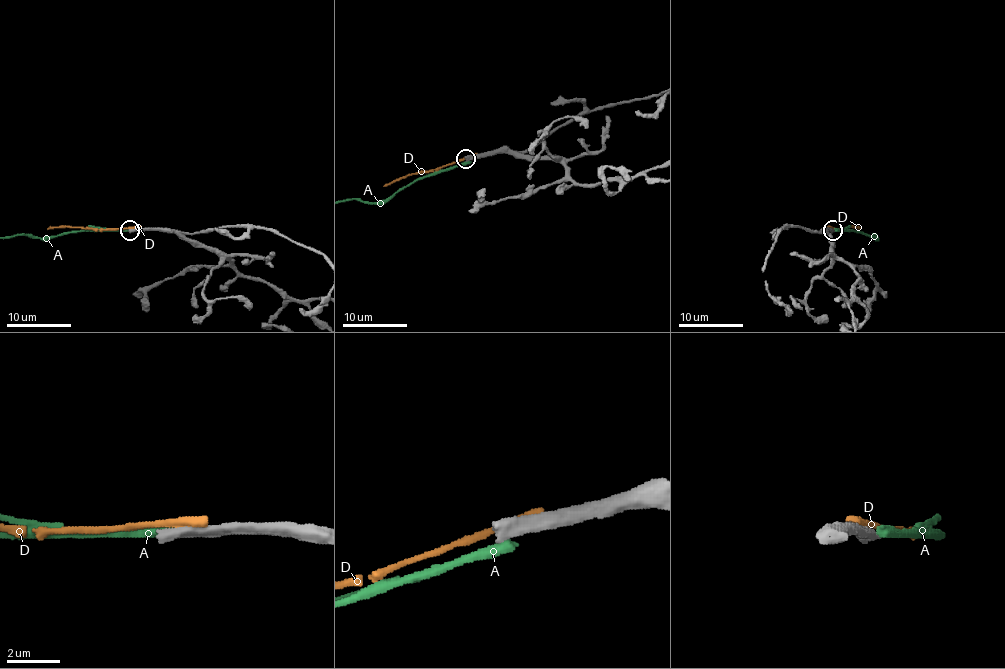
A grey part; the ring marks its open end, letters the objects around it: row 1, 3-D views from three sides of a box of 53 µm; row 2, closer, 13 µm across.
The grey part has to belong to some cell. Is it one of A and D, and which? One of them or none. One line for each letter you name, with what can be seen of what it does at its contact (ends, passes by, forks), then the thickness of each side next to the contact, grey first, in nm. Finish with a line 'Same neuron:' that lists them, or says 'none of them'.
Same neuron: none of them

